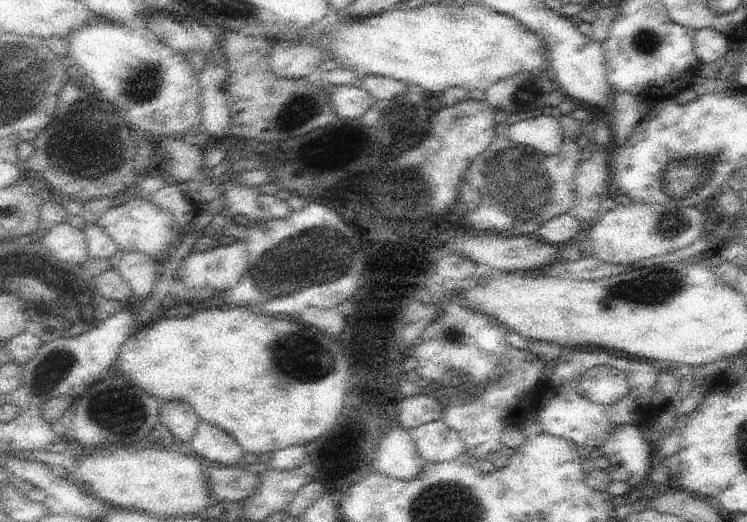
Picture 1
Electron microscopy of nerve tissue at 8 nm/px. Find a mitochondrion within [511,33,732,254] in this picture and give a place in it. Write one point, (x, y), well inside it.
(696, 171)

